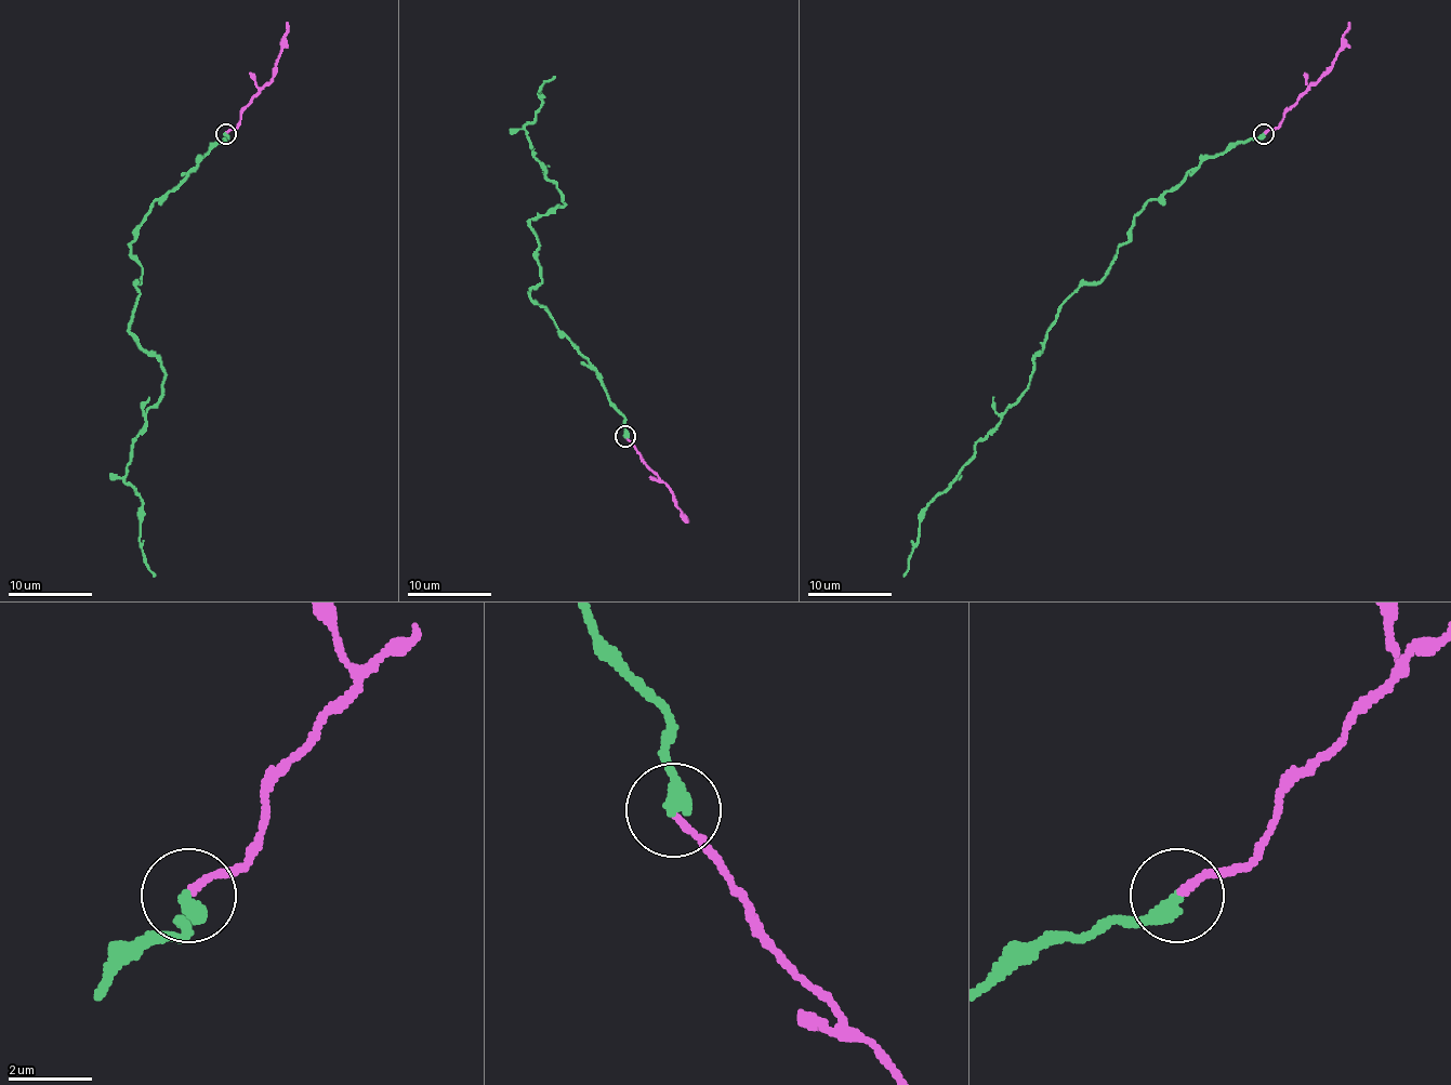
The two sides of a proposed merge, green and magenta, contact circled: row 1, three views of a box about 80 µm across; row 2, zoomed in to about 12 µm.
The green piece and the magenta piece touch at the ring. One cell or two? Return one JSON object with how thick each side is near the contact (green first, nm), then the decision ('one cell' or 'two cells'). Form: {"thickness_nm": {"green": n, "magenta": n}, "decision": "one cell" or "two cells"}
{"thickness_nm": {"green": 400, "magenta": 150}, "decision": "two cells"}

